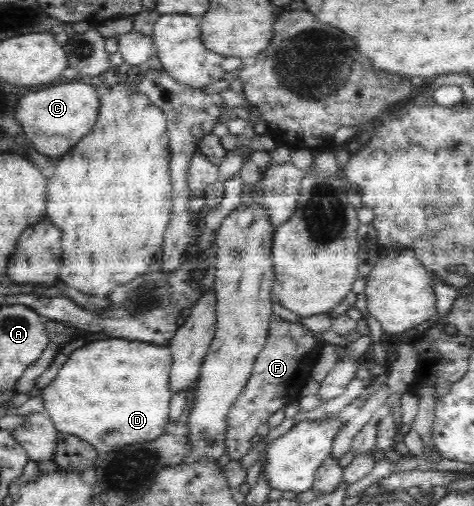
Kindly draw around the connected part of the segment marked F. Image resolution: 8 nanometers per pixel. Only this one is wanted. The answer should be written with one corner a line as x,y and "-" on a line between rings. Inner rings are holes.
274,316
269,326
270,334
252,365
252,375
244,385
240,397
236,397
236,403
232,405
226,418
227,452
231,459
240,459
246,455
252,446
252,437
257,435
258,427
267,423
278,409
298,401
301,387
311,377
311,366
321,343
312,331
298,322

